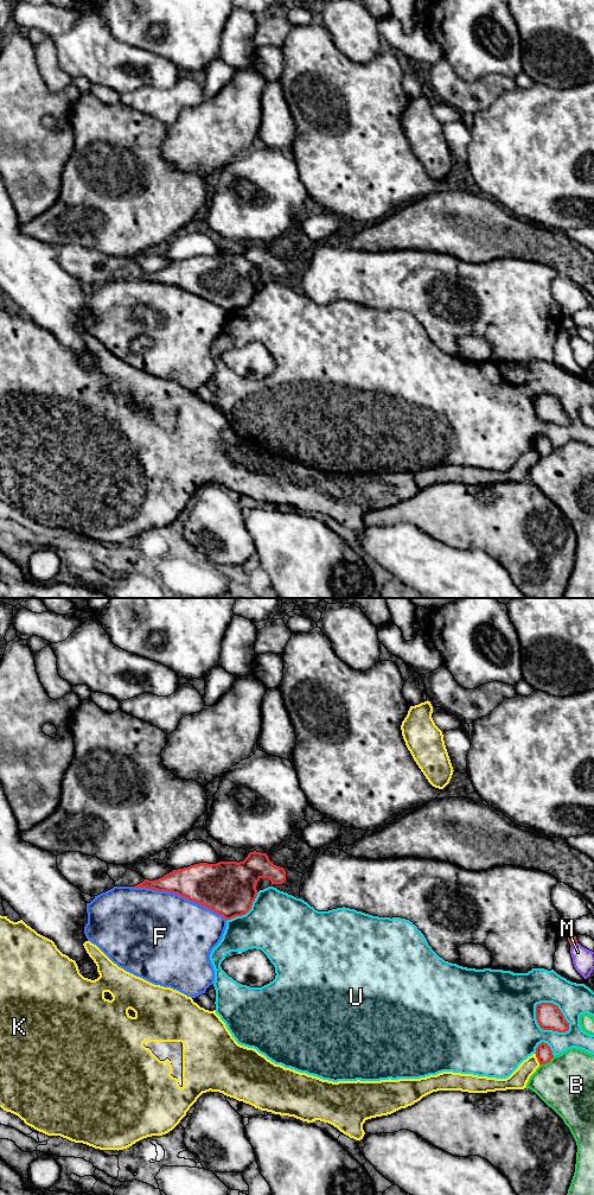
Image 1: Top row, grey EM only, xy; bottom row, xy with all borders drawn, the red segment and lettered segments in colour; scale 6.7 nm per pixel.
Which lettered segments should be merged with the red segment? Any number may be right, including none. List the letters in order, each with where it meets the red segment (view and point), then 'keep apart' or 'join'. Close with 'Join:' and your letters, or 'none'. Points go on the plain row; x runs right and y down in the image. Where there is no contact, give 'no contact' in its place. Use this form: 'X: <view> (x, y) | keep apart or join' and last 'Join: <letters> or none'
B: xy (547, 455) | keep apart
F: xy (178, 286) | keep apart
K: xy (537, 451) | keep apart
M: xy (574, 335) | keep apart
U: xy (557, 399) | keep apart
Join: none

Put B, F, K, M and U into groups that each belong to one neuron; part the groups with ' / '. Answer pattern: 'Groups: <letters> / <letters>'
Groups: B / F / K / M / U

